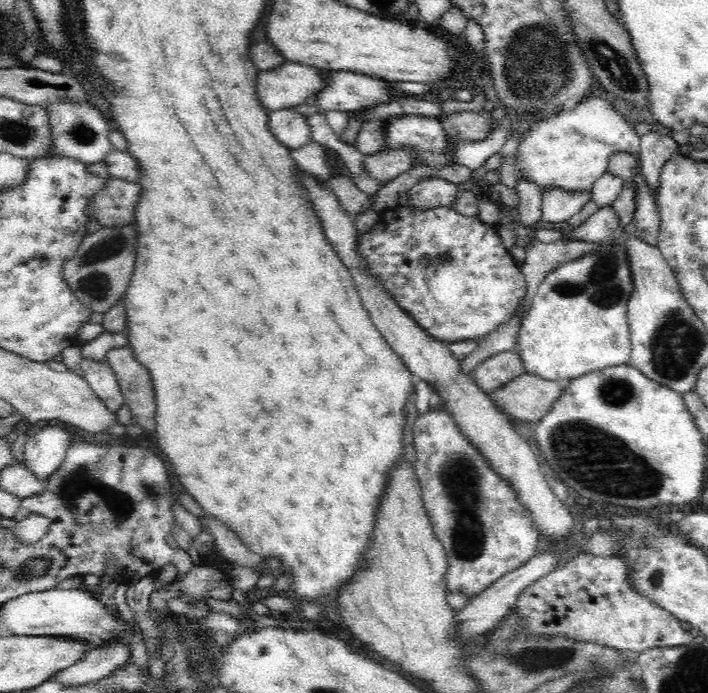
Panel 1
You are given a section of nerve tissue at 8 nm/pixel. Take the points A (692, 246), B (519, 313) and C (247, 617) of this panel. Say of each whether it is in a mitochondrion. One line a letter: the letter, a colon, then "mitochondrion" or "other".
A: mitochondrion
B: other
C: other

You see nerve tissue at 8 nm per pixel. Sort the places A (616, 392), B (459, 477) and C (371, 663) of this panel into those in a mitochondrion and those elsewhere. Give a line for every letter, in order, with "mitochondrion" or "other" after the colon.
A: mitochondrion
B: mitochondrion
C: other

